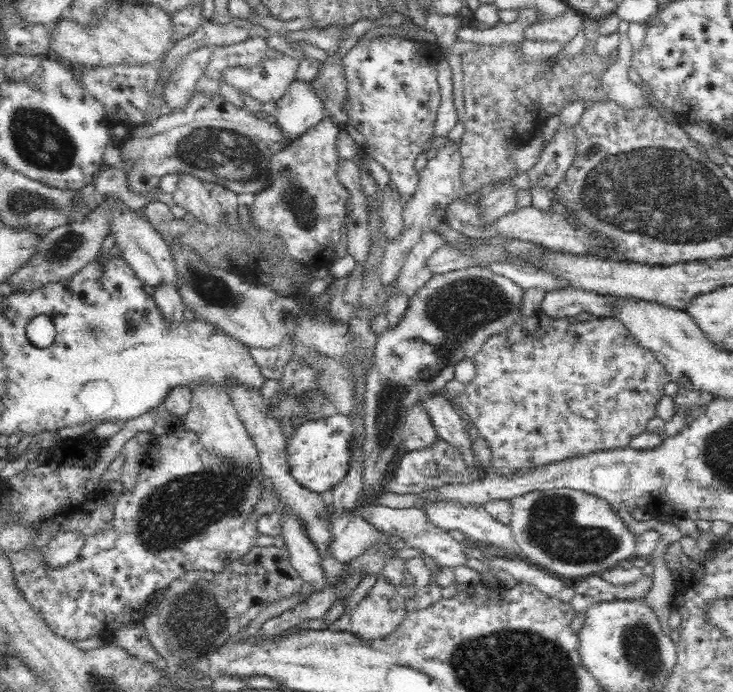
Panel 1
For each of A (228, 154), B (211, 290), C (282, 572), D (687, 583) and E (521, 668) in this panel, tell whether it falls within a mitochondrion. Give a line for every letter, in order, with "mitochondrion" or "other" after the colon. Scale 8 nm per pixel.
A: mitochondrion
B: mitochondrion
C: other
D: other
E: mitochondrion

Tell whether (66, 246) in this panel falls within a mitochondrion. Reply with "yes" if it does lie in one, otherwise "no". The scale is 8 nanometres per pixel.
yes

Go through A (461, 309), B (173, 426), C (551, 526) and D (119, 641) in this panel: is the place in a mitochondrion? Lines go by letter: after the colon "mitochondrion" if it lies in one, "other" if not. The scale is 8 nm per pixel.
A: mitochondrion
B: other
C: mitochondrion
D: other

